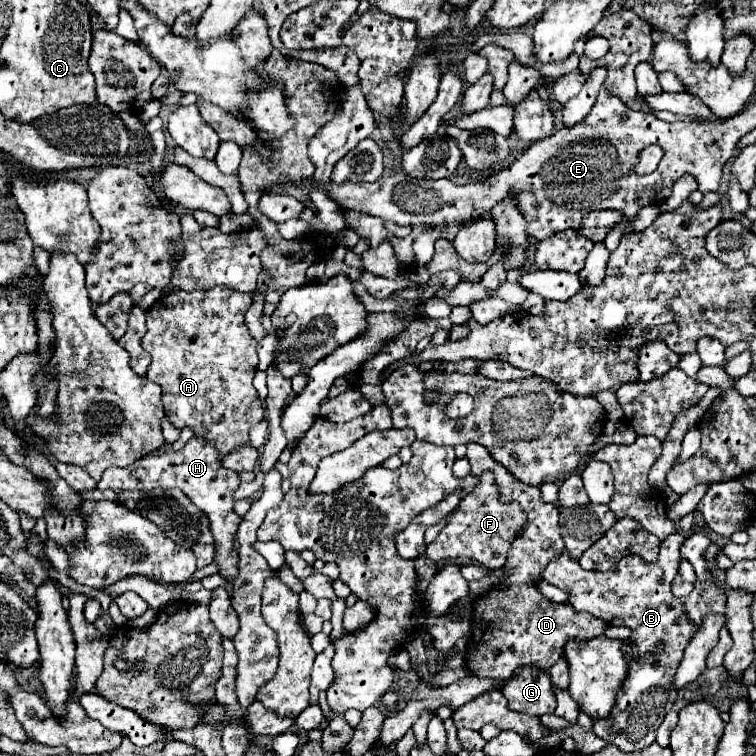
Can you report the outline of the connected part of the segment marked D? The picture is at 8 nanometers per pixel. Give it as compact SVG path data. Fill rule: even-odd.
M478 443L466 445L466 459L472 465L472 475L480 477L484 471L492 471L502 503L520 503L526 513L526 525L520 527L506 555L506 565L502 567L504 577L498 585L478 595L472 603L472 633L466 647L466 667L478 677L490 679L510 679L512 671L524 665L538 665L550 669L556 659L560 659L562 649L568 639L588 641L604 633L606 623L588 615L586 611L576 611L570 603L548 601L536 581L542 579L544 565L564 553L564 541L558 527L558 509L552 503L540 499L540 489L524 485L512 477L500 463L488 455L486 447Z

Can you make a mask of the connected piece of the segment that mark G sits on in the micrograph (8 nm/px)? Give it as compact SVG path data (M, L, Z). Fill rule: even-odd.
M520 669L514 679L510 679L502 693L506 695L510 707L514 711L526 713L526 715L546 715L554 713L556 699L552 691L550 675L536 669Z

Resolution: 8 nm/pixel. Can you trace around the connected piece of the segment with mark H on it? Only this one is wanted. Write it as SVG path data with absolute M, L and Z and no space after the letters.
M192 437L184 449L170 451L166 455L152 455L144 457L130 467L110 467L104 471L98 489L112 489L112 491L124 491L124 489L140 489L140 491L152 491L152 489L182 489L182 493L200 509L210 521L210 533L214 537L216 555L214 563L218 565L218 573L224 579L226 585L232 585L232 579L236 579L238 571L238 551L234 549L234 537L240 525L240 515L234 511L234 493L240 485L240 479L234 471L224 469L222 461L218 459L218 451L208 445L204 439Z

